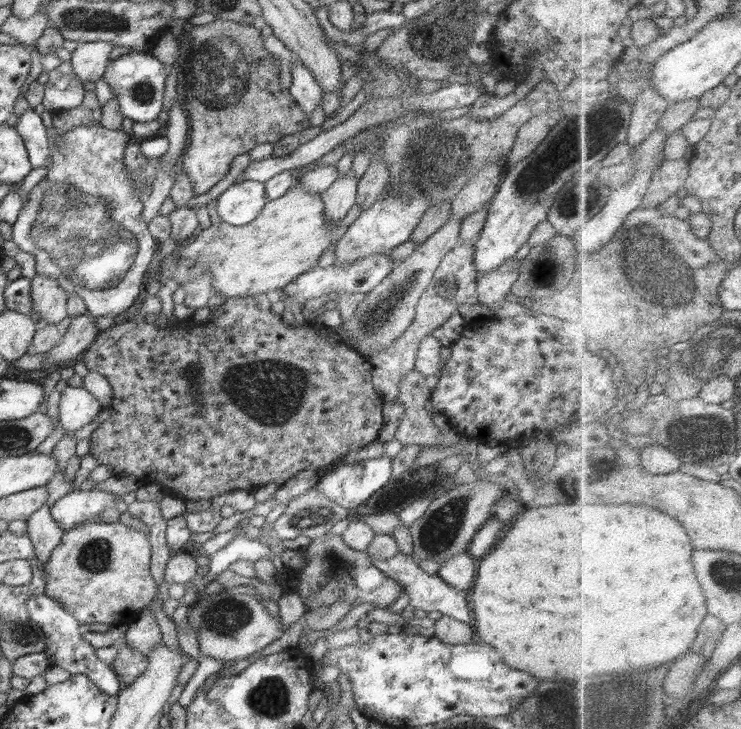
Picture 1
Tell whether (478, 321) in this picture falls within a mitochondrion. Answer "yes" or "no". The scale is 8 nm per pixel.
no

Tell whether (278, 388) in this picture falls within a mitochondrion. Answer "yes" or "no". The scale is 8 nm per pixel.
yes

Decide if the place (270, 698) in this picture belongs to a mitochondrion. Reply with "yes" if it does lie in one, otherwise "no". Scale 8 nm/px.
yes

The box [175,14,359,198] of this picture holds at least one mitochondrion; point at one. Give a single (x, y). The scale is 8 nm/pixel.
(219, 67)

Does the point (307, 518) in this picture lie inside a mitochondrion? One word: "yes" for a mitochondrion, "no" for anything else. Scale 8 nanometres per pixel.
yes

